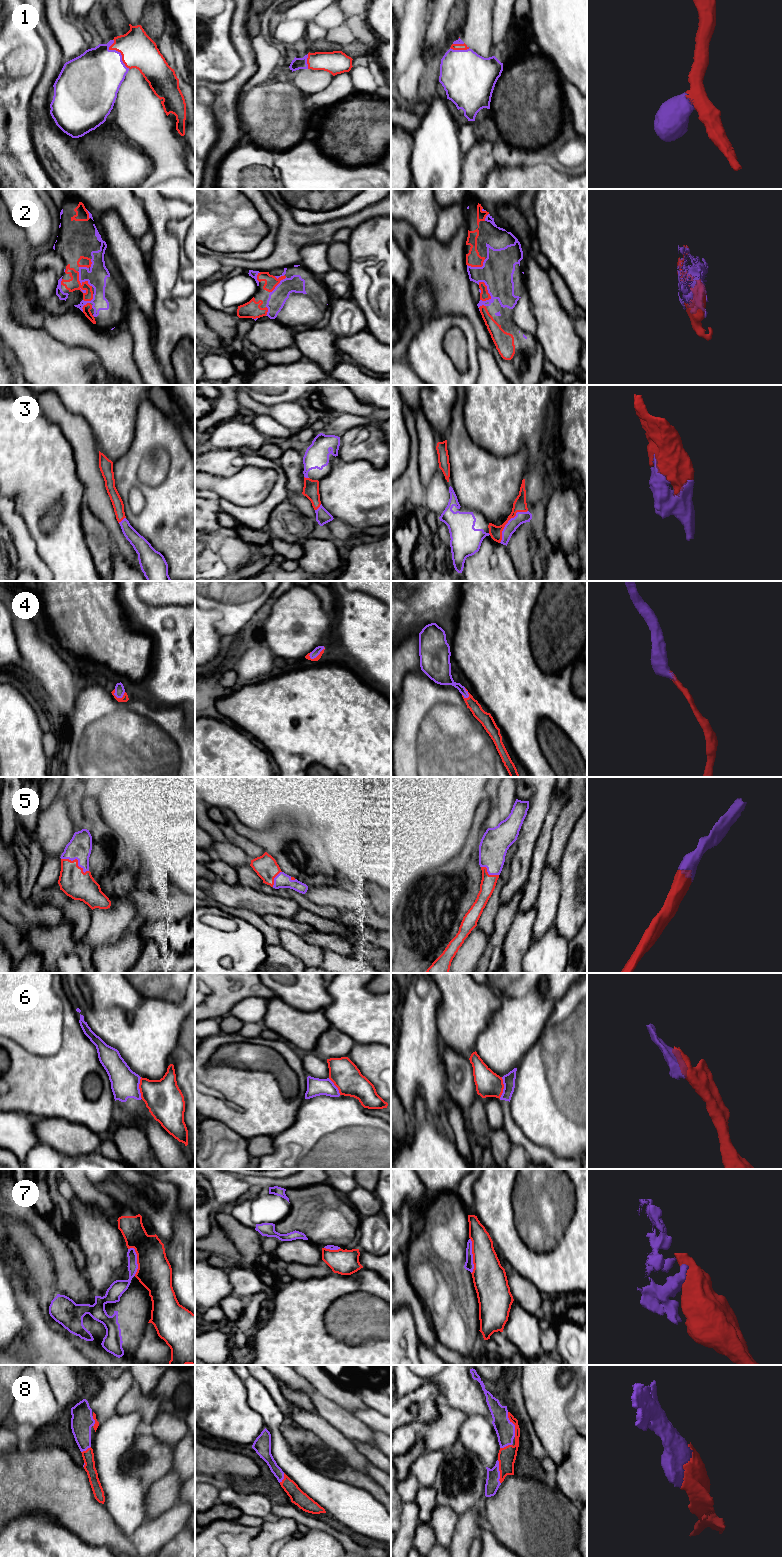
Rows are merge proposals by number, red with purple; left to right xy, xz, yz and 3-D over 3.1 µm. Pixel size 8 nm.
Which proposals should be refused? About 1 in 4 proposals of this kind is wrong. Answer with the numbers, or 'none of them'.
6, 7

